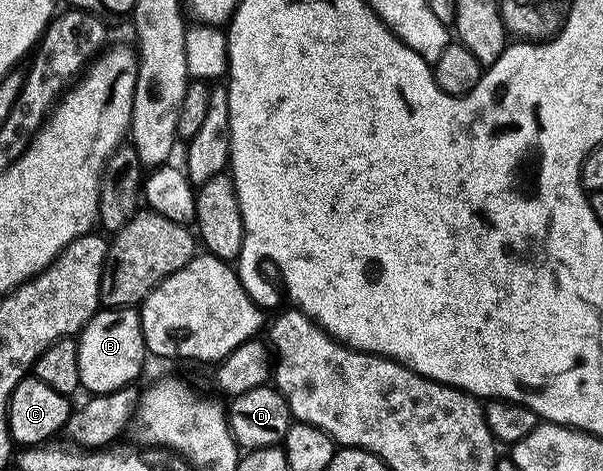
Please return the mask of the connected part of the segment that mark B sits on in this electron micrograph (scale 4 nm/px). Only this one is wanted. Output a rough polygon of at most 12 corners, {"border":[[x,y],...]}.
{"border":[[102,309],[79,336],[90,396],[133,387],[147,352],[140,310]]}

